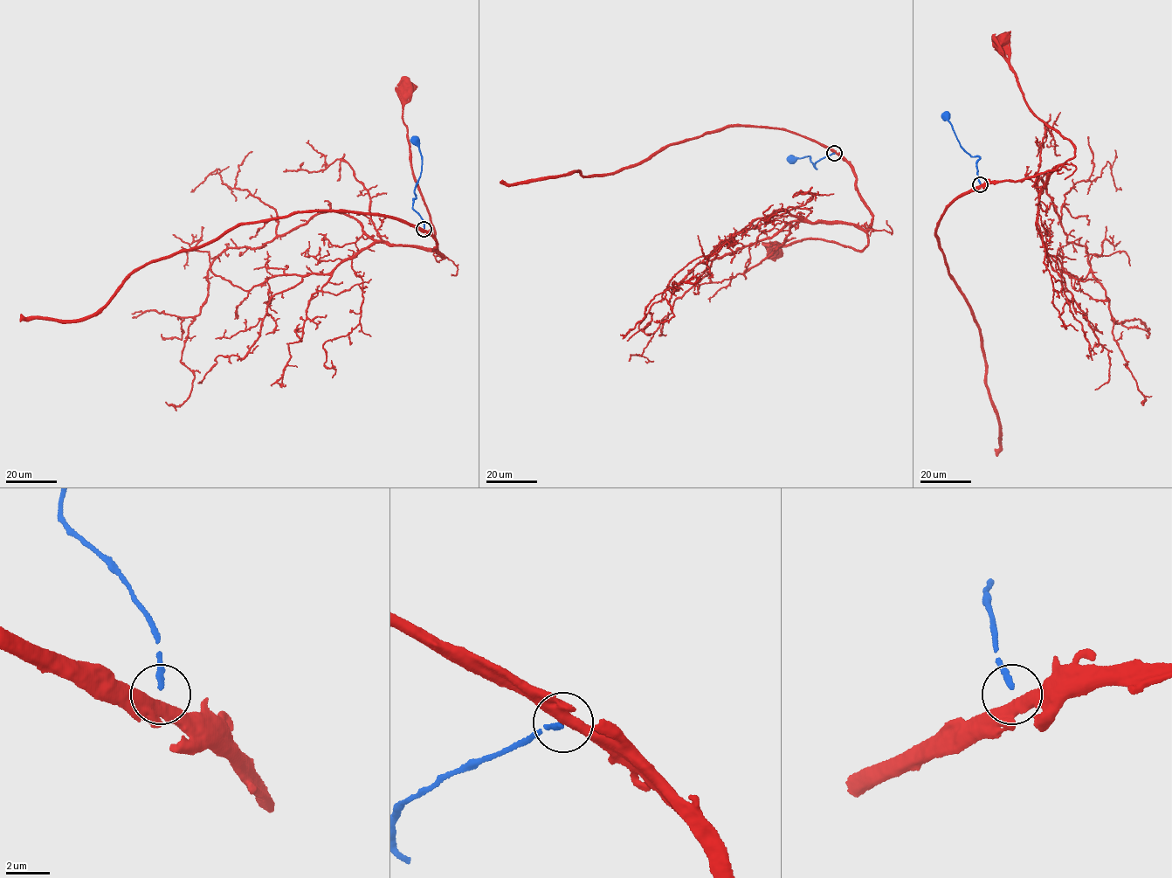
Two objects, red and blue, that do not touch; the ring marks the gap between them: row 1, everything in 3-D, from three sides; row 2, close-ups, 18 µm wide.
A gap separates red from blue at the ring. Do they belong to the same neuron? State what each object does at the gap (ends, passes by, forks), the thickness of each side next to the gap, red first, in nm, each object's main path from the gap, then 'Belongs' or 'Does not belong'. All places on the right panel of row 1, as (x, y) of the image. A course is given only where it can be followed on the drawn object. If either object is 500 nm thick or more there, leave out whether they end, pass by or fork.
At the ring red passes by. At the ring blue ends. Thickness 480 nm (red) against 240 nm. Course of red: (981, 185), (1023, 181), (1055, 169), (1074, 155), (1072, 141), (1029, 108), (1016, 73), (999, 51), (1001, 38). Course of blue: (981, 183), (976, 173), (976, 161), (979, 158), (966, 152), (944, 113). Does not belong

